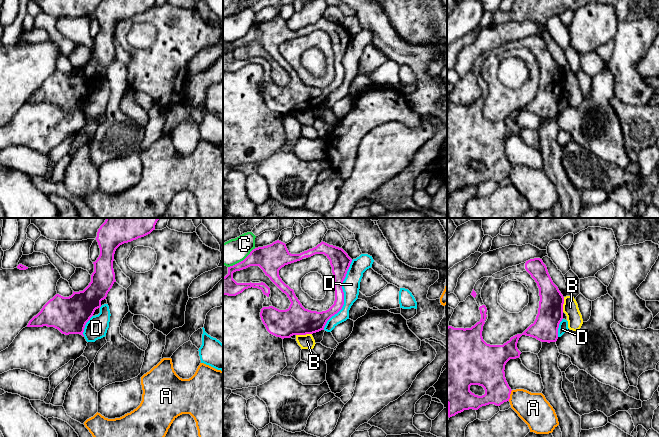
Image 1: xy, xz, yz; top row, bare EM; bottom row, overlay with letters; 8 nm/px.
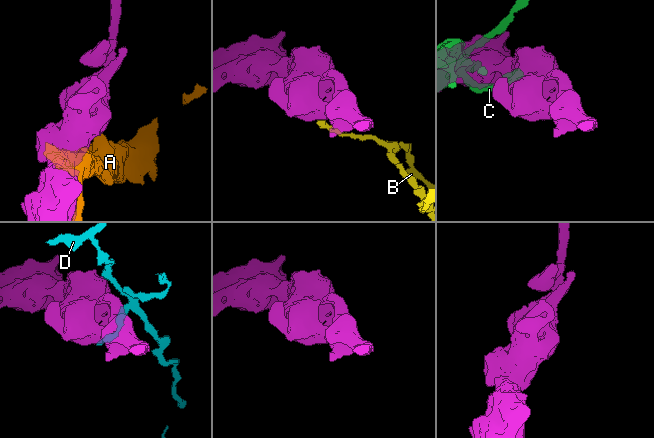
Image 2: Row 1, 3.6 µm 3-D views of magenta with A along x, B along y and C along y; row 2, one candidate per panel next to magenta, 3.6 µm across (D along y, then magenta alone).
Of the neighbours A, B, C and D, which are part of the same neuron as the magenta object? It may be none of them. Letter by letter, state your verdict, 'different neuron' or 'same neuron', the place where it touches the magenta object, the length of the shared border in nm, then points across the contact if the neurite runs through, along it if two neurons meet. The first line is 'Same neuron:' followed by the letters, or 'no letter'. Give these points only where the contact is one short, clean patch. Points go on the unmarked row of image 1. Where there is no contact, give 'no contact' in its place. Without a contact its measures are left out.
Same neuron: no letter
A: different neuron | yz (509, 171) | 90 nm
B: different neuron | xz (303, 110) | 130 nm | along xz (311, 109), (296, 111)
C: different neuron | xz (241, 37) | 280 nm
D: different neuron | xz (343, 71) | 600 nm

